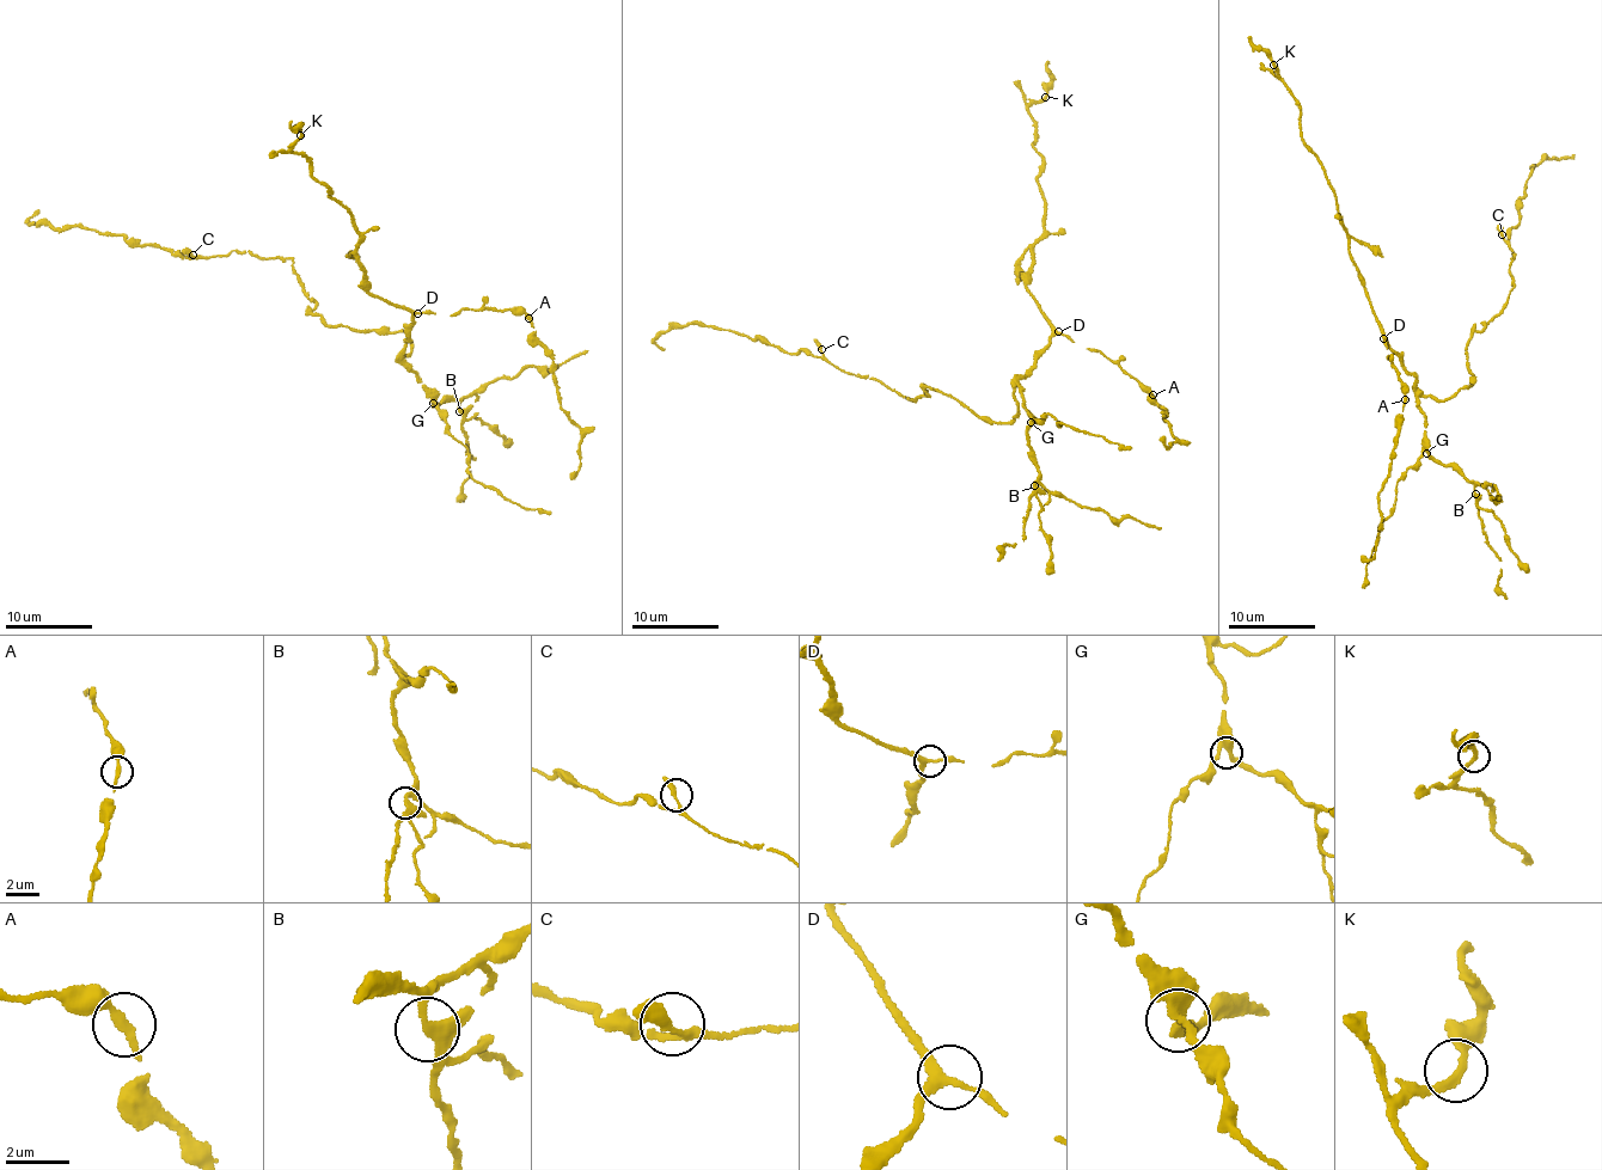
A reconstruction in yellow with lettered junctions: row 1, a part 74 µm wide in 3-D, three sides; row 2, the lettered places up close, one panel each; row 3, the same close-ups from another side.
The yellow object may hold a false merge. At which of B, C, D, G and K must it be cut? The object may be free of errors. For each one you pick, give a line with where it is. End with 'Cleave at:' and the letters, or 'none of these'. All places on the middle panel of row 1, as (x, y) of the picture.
Cleave at: none of these

